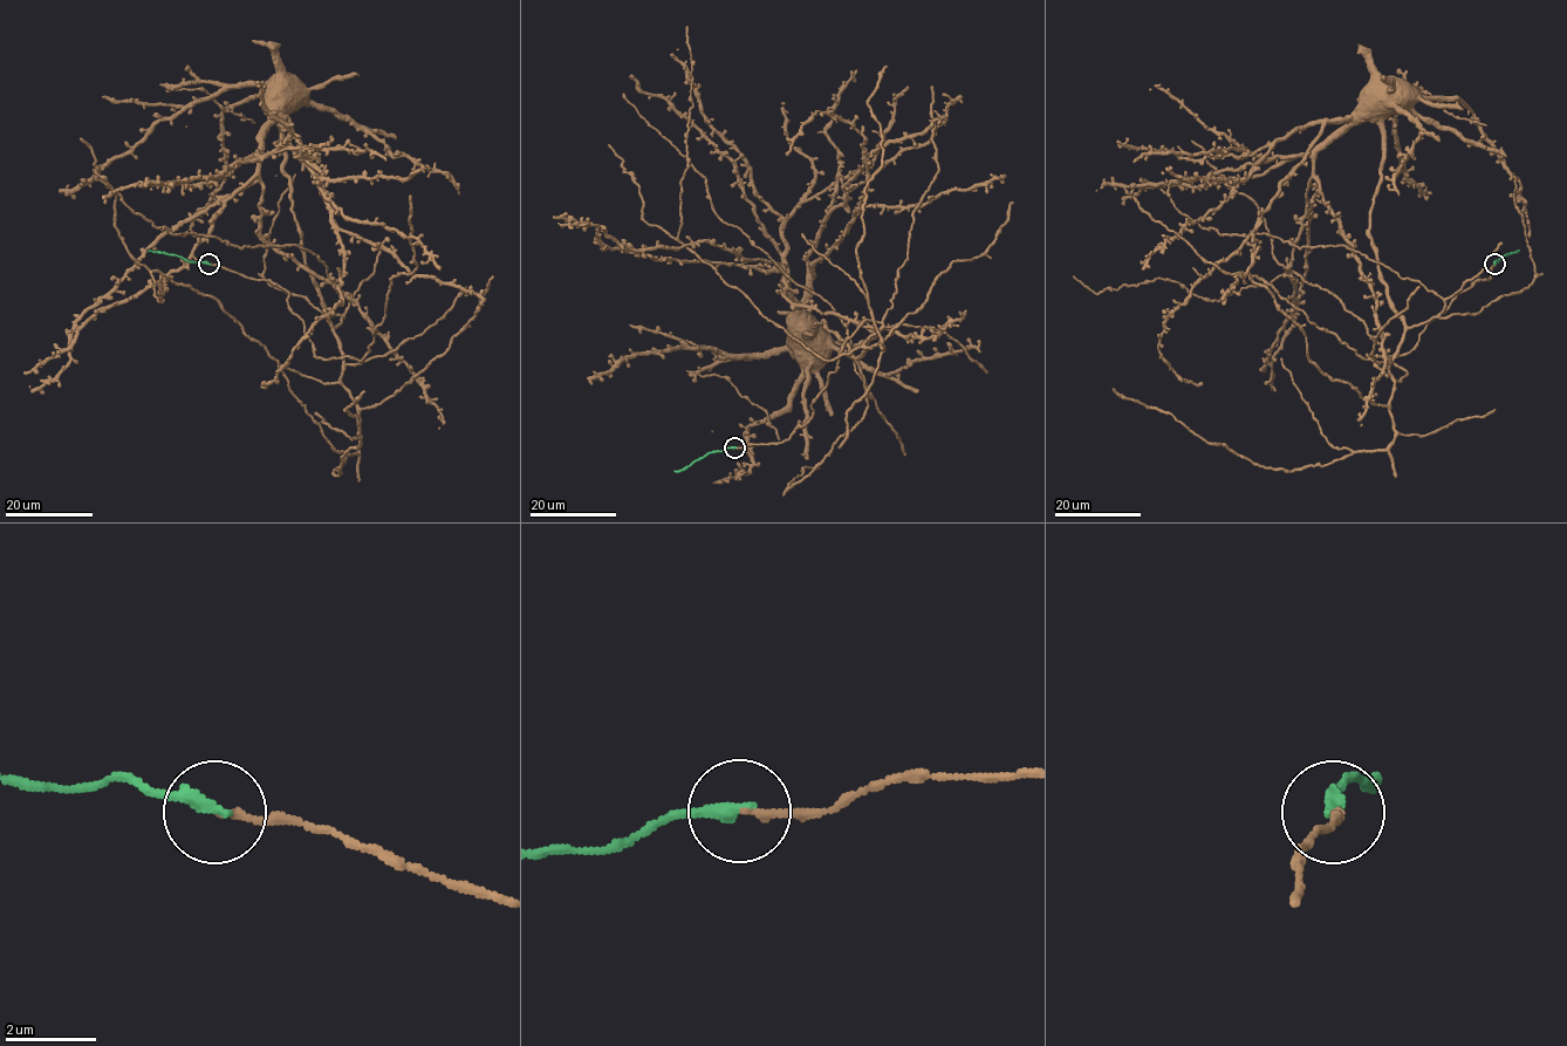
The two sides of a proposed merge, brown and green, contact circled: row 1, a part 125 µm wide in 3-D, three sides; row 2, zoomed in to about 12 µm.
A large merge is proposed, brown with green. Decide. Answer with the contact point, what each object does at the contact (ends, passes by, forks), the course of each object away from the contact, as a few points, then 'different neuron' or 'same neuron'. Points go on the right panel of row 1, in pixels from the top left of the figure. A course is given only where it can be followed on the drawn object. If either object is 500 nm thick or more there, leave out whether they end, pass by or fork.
(1494, 264) | brown ends | green ends | brown via (1494, 264), (1408, 353), (1367, 355), (1389, 362), (1405, 330), (1369, 234), (1383, 96) | green via (1494, 264), (1518, 251) | same neuron

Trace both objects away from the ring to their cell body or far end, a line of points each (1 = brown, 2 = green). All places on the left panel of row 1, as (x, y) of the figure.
1: (209, 265), (279, 285), (315, 357), (360, 362), (343, 363), (306, 265), (282, 169), (285, 93)
2: (209, 265), (148, 250)

